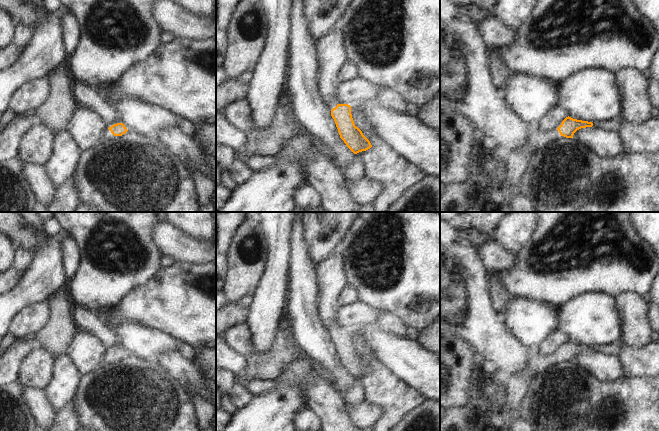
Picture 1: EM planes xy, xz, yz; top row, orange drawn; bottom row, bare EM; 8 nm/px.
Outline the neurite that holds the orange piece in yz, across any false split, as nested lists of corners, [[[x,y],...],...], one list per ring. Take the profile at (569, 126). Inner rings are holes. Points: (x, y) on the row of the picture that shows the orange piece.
[[[440,0],[440,107],[457,110],[467,117],[478,134],[501,147],[504,154],[526,147],[532,157],[561,136],[573,138],[577,130],[593,126],[592,122],[568,116],[557,129],[543,132],[538,124],[524,122],[511,112],[493,83],[488,47],[459,0]]]

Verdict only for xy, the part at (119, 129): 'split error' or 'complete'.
split error

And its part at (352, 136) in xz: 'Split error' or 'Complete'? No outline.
Split error.

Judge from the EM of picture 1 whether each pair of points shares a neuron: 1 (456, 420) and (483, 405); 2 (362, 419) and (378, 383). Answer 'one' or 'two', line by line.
1: one
2: two

